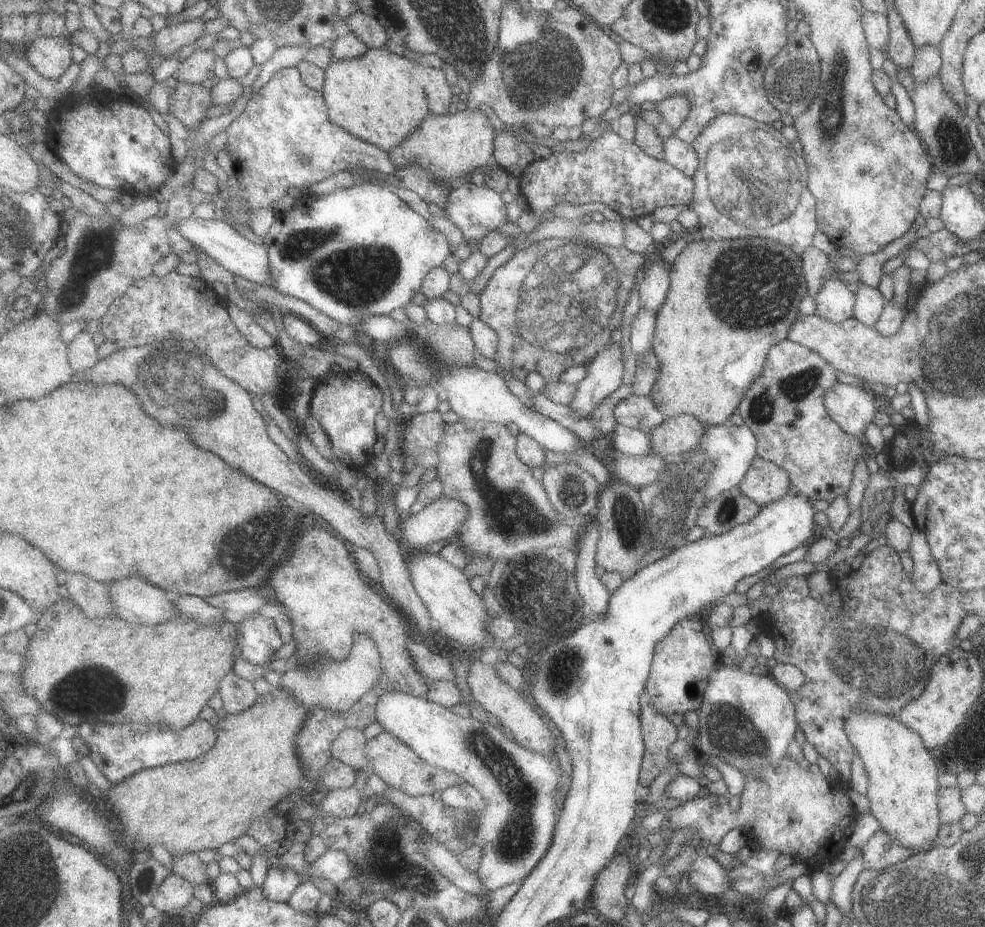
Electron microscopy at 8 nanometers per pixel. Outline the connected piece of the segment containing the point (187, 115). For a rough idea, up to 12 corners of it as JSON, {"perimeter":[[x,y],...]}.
{"perimeter":[[177,81],[170,112],[194,133],[213,105],[211,89]]}

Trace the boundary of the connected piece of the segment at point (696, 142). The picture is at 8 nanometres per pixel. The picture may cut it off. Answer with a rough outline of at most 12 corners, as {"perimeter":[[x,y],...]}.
{"perimeter":[[723,113],[713,117],[691,141],[697,156],[707,146],[743,130],[765,130],[789,145],[777,131],[749,117]]}

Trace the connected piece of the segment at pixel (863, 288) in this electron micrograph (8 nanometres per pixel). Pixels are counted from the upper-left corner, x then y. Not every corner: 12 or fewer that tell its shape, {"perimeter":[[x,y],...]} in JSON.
{"perimeter":[[859,282],[853,317],[872,327],[886,302],[877,287]]}

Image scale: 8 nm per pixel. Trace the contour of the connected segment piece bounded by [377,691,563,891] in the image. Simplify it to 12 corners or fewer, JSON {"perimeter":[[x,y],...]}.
{"perimeter":[[427,696],[377,721],[482,795],[477,872],[523,884],[554,844],[548,757]]}

